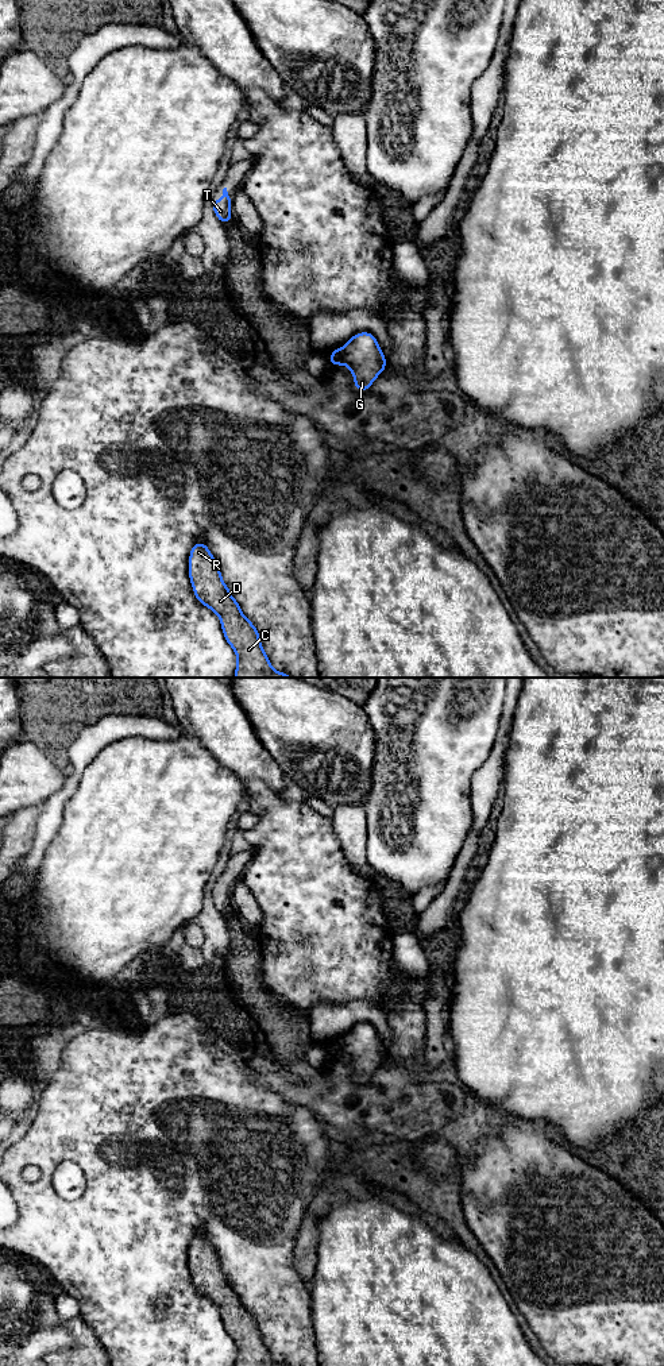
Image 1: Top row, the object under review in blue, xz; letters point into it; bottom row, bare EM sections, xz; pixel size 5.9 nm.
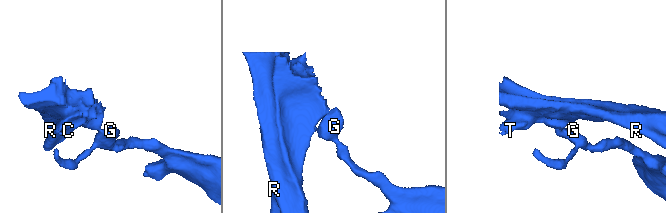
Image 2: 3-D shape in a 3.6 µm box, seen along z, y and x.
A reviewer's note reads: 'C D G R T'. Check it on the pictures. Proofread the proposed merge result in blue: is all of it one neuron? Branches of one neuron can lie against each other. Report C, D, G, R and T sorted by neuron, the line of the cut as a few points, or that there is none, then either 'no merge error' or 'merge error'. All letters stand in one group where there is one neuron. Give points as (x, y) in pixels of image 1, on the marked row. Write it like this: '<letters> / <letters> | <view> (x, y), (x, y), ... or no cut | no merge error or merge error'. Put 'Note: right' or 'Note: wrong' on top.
Note: wrong
C D R T / G | xz (336, 350), (332, 354) | merge error

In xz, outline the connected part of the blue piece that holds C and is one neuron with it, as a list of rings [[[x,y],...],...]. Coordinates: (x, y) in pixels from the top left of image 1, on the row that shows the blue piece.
[[[204,543],[194,544],[190,551],[189,578],[197,601],[219,616],[224,637],[236,653],[235,678],[292,678],[271,667],[259,632],[242,613]]]

